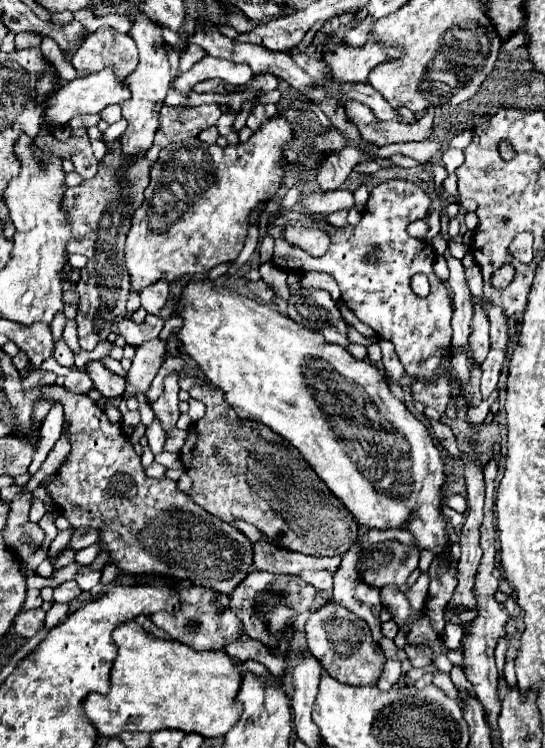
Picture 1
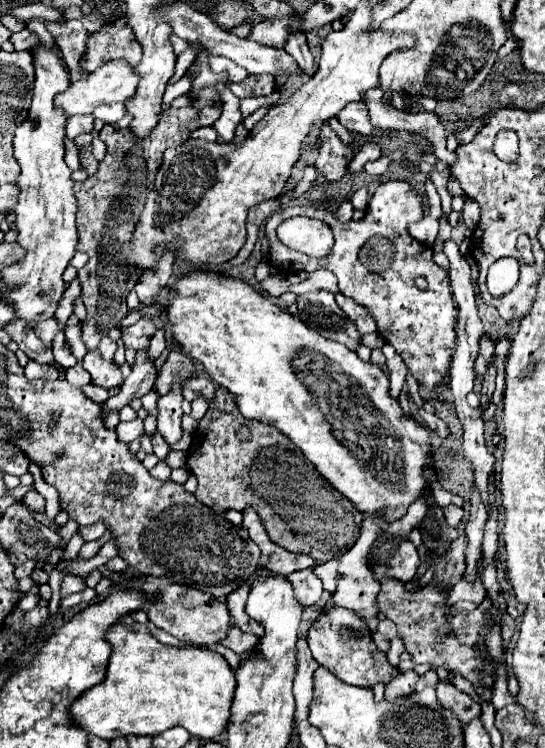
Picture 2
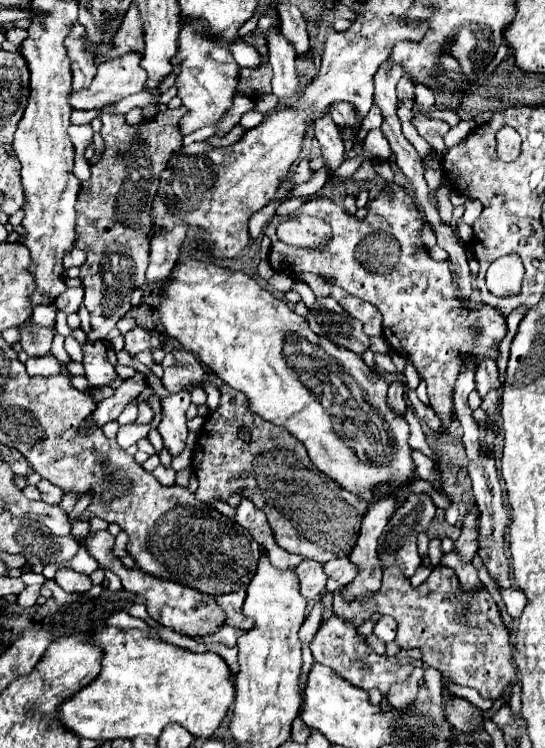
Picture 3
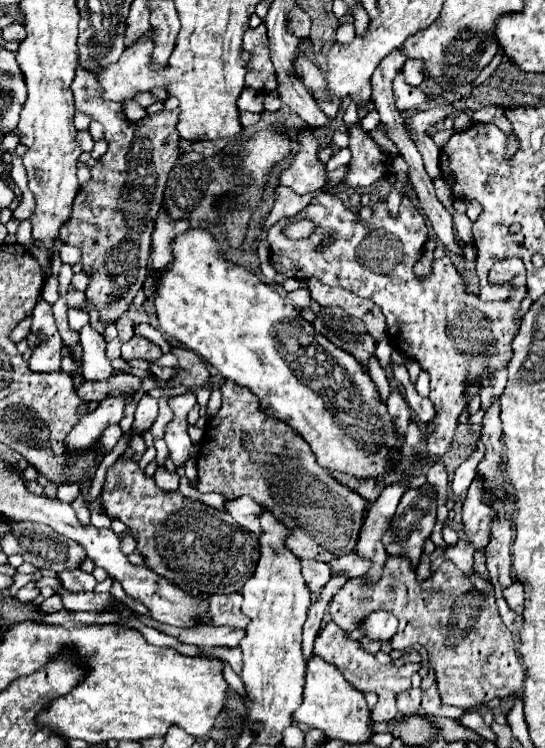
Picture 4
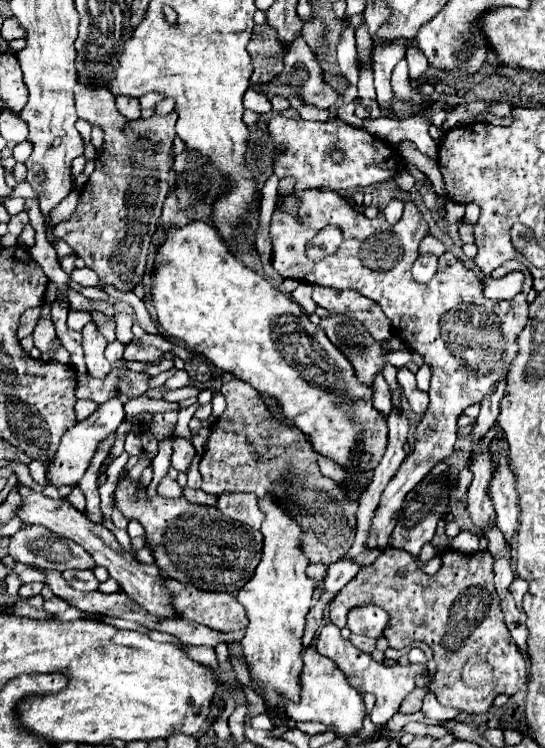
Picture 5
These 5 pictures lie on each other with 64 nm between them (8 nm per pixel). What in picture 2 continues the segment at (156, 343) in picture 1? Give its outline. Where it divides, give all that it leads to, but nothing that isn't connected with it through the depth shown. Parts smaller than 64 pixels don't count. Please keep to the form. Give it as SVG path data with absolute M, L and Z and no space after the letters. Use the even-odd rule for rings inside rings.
M140 350L136 354L136 364L132 366L132 374L124 380L124 384L116 390L114 396L102 402L102 418L106 418L110 412L120 412L134 398L142 398L146 392L152 390L154 380L156 380L154 364L146 358L146 350Z

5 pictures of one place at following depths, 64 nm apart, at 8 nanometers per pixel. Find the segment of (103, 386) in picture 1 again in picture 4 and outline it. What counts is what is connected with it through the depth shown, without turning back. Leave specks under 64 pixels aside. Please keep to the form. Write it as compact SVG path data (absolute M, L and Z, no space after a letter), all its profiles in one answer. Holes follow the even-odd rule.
M86 324L80 330L80 344L82 344L82 362L84 362L84 372L82 376L86 380L106 380L112 376L114 368L110 360L106 358L106 340L102 334L98 334L90 324Z

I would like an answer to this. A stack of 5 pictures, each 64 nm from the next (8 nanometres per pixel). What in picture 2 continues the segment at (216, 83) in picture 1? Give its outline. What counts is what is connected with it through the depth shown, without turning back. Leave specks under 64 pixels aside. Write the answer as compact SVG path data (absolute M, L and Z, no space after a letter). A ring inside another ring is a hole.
M218 86L220 90L220 96L222 96L222 114L220 114L220 120L214 122L214 128L218 132L218 136L226 142L232 140L234 136L235 128L240 124L242 120L242 114L240 114L240 100L234 98L234 94L228 90L228 88L222 88Z

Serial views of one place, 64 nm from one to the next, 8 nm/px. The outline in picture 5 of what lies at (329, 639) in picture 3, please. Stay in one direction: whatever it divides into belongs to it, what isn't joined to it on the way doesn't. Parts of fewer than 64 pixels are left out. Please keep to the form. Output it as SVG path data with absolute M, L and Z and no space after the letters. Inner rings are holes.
M326 624L322 628L322 632L316 640L316 650L322 656L328 656L344 672L344 676L352 688L356 688L358 692L370 692L376 696L376 706L370 712L370 718L372 718L372 724L376 726L376 732L380 732L388 724L388 720L398 712L400 702L416 688L416 676L426 676L426 672L428 672L428 668L424 664L406 664L406 666L394 664L388 668L382 662L376 662L370 654L354 648L350 644L350 640L342 638L340 628L336 628L334 624Z

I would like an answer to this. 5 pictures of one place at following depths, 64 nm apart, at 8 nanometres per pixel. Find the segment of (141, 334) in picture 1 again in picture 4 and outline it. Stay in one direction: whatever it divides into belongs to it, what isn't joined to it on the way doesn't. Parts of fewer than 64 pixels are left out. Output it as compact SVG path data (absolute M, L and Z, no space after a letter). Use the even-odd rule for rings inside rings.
M134 336L132 340L128 340L126 344L122 344L122 358L124 360L156 360L162 356L160 346L156 346L154 342L146 340L146 338L138 338Z

